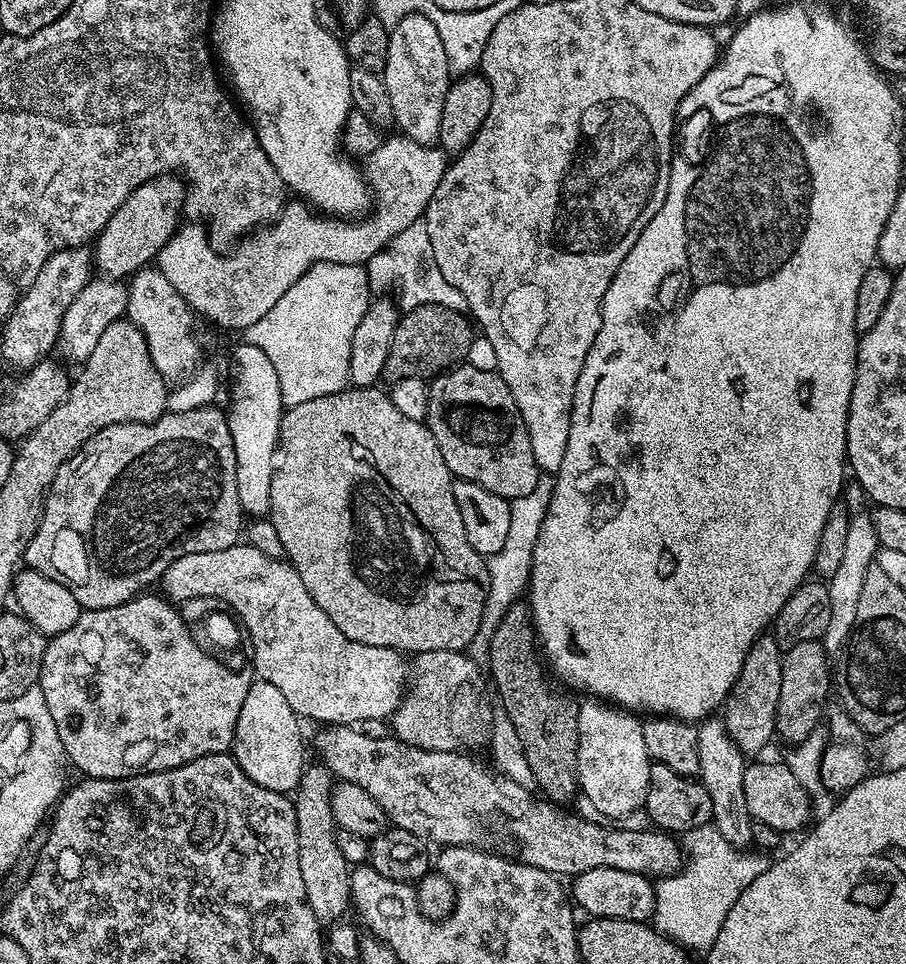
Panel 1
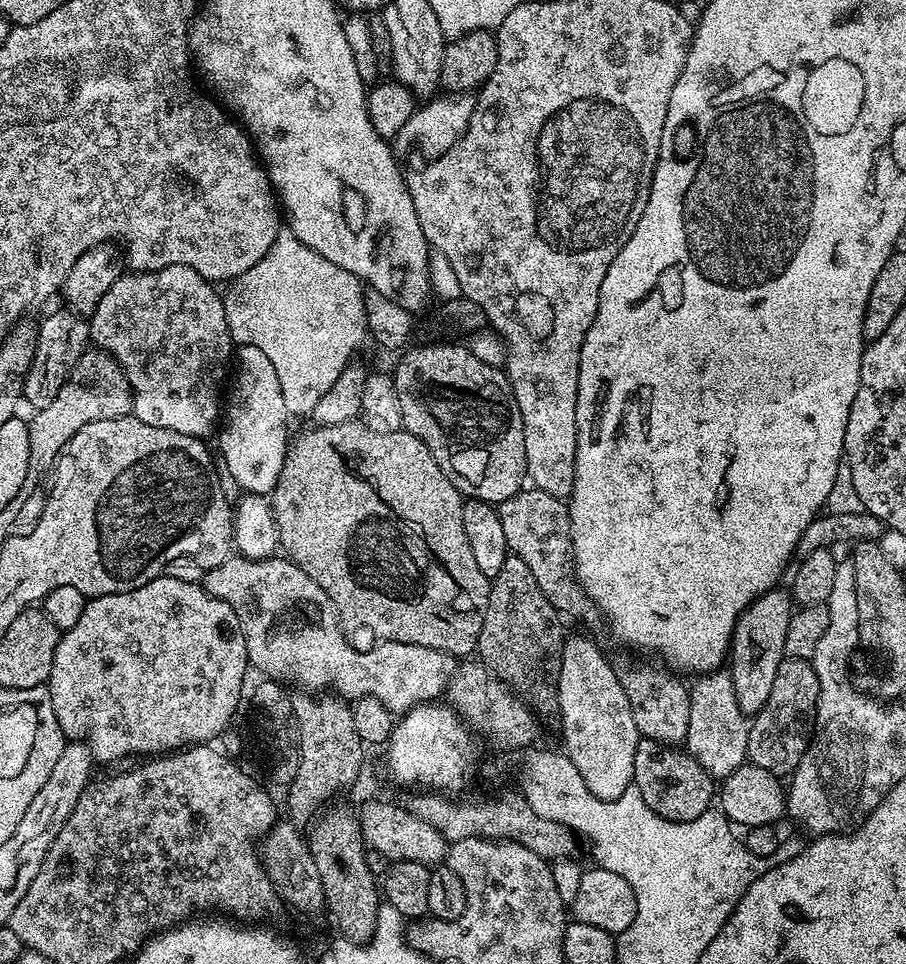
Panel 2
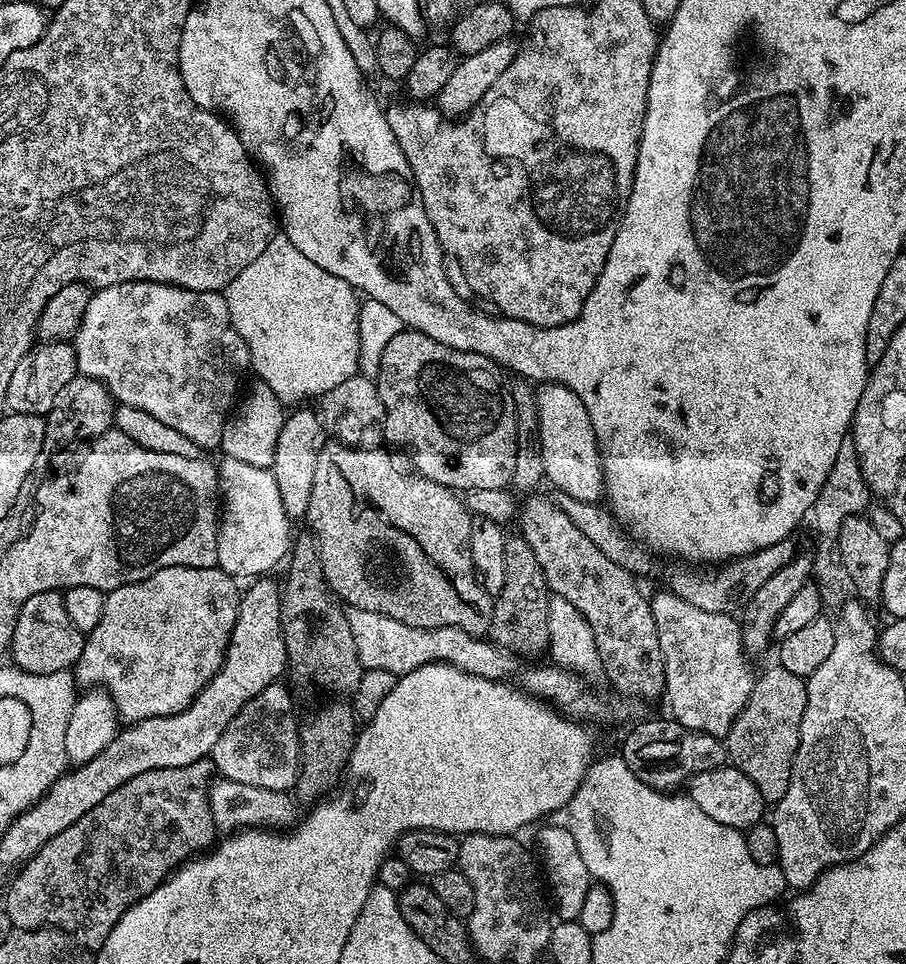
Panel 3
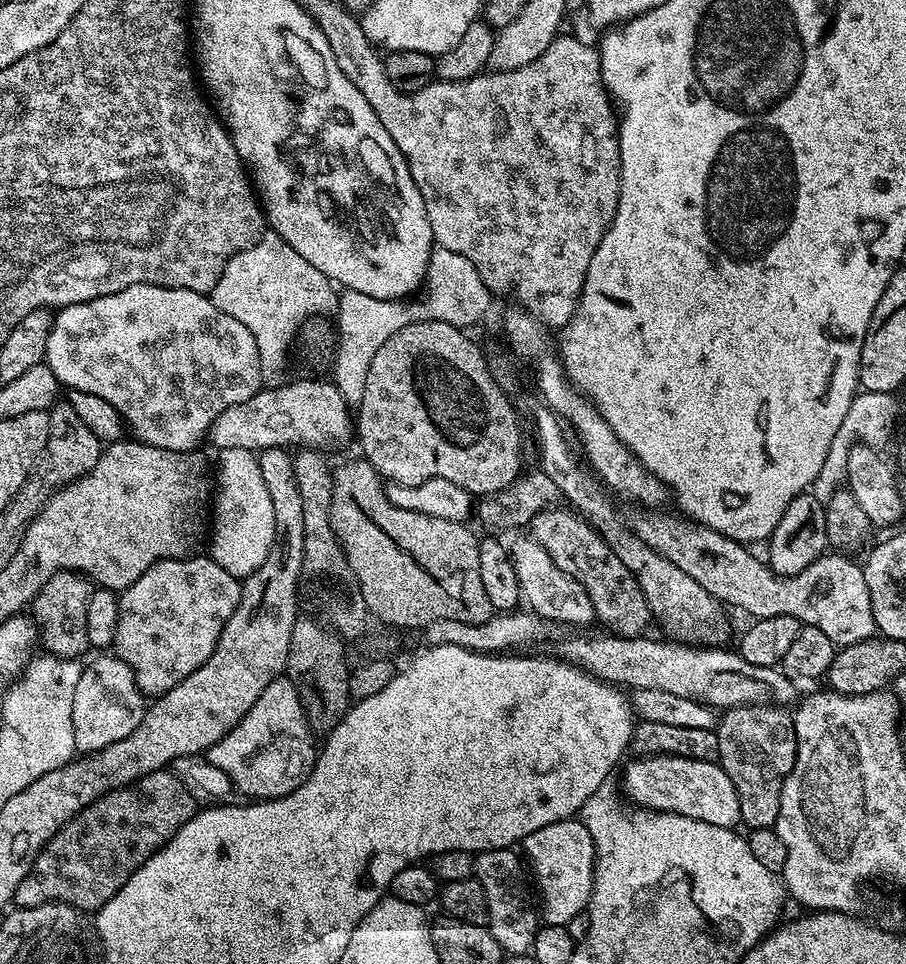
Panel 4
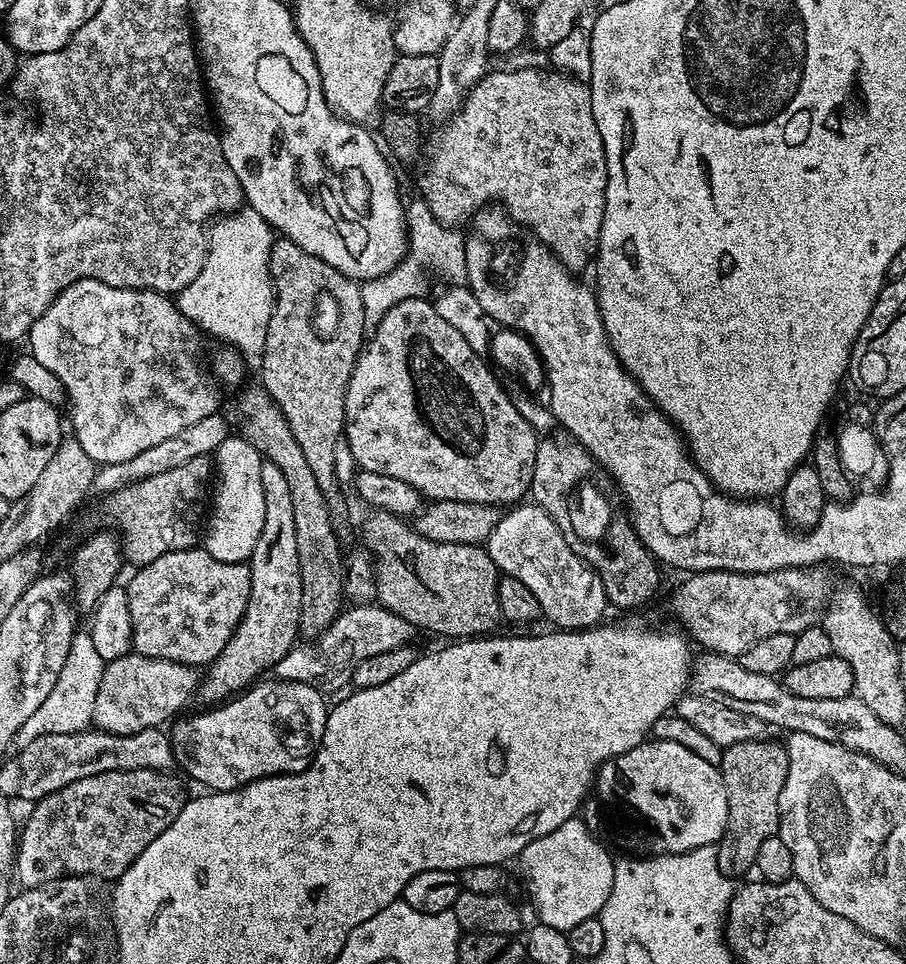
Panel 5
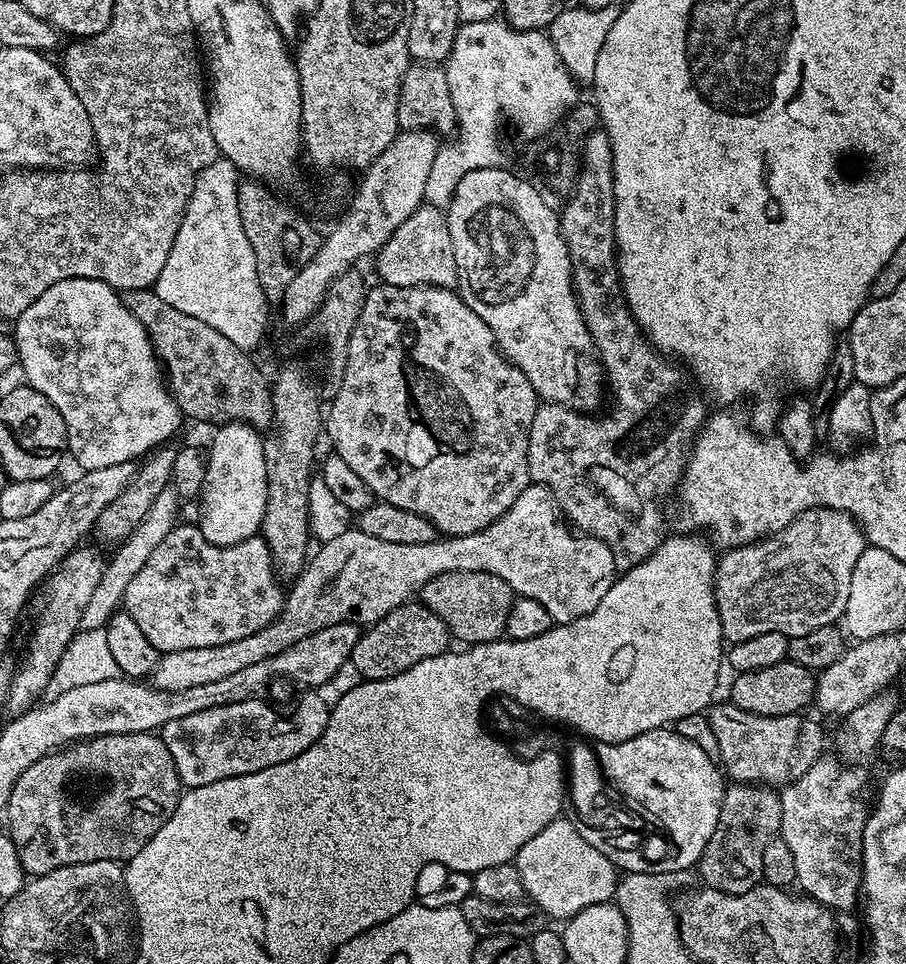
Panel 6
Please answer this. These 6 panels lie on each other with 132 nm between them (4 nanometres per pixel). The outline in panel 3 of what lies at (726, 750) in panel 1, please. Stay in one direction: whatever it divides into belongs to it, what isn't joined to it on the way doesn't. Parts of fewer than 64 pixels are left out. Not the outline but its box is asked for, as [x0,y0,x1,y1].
[649,590,755,739]

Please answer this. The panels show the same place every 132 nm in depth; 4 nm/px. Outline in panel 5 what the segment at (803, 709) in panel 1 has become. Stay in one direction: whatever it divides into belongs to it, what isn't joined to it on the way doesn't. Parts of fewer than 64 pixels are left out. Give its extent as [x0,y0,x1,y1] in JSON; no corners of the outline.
[716,738,788,878]

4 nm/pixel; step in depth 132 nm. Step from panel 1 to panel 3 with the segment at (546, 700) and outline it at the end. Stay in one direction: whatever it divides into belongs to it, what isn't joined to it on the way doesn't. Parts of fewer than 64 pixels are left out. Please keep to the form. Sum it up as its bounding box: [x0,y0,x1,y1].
[490,534,550,658]

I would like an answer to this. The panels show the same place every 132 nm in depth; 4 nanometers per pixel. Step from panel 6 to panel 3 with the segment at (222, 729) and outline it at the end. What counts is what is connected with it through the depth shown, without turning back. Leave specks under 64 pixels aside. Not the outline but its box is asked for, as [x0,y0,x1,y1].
[210,682,300,790]

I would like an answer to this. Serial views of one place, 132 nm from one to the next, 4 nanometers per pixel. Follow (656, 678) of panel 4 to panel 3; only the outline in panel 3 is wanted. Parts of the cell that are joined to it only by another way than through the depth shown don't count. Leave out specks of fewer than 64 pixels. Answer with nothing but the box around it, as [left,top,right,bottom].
[347,608,522,681]

